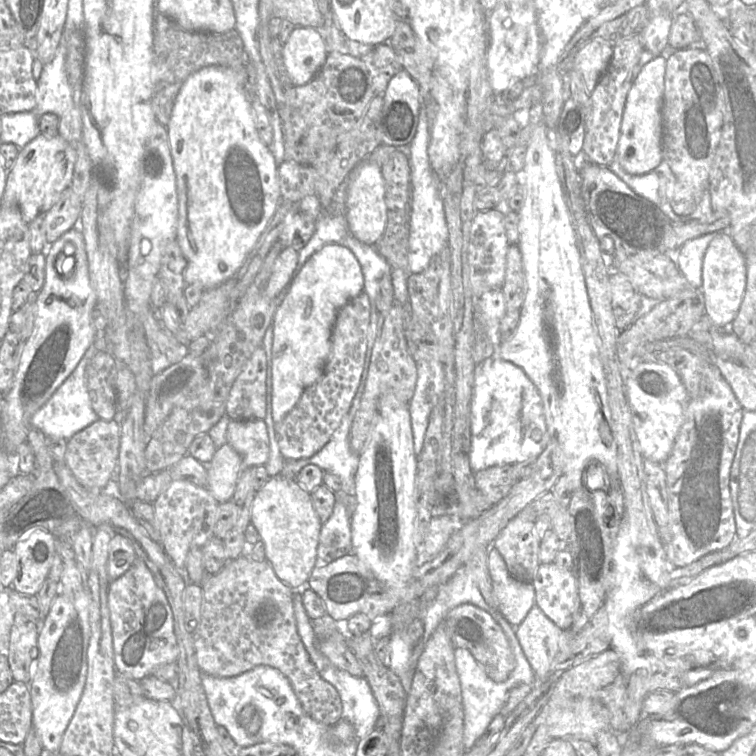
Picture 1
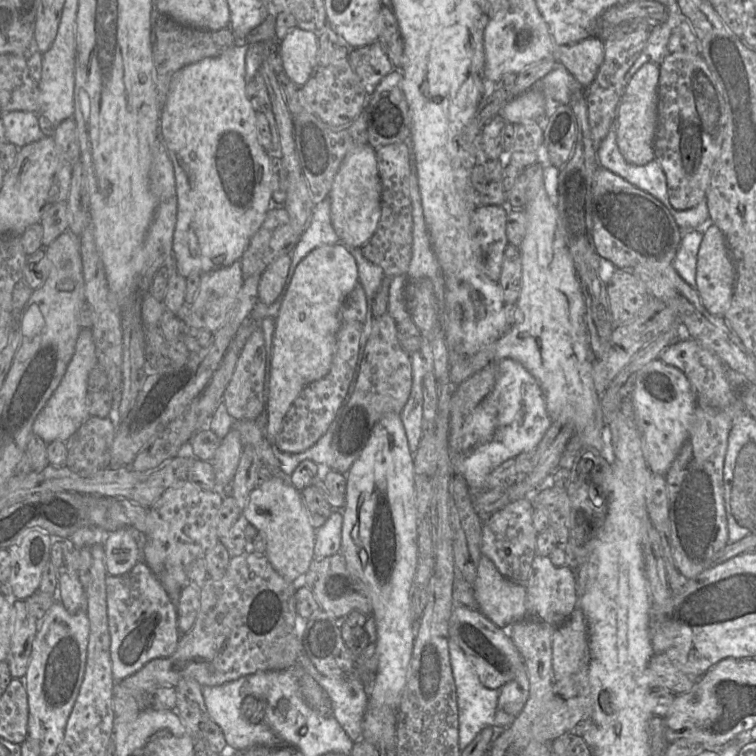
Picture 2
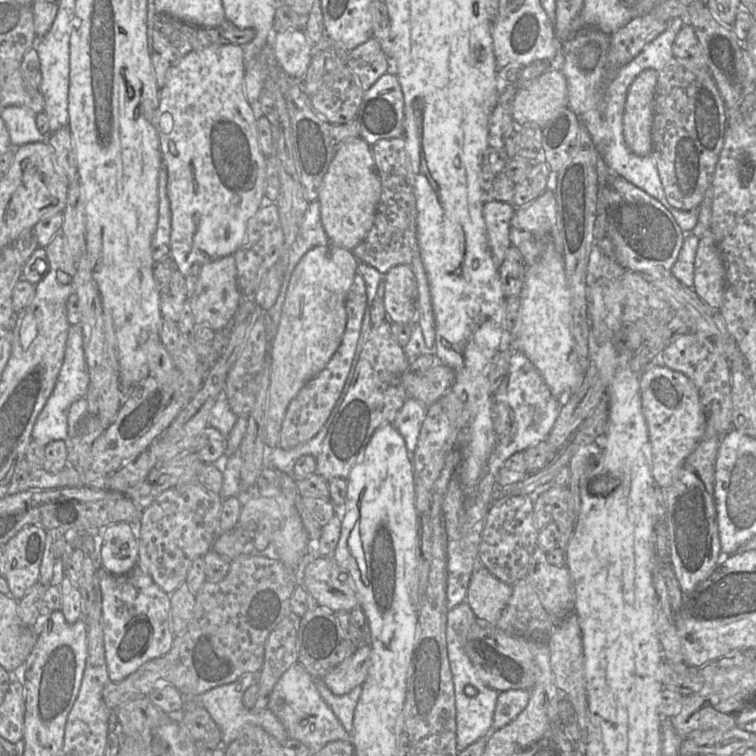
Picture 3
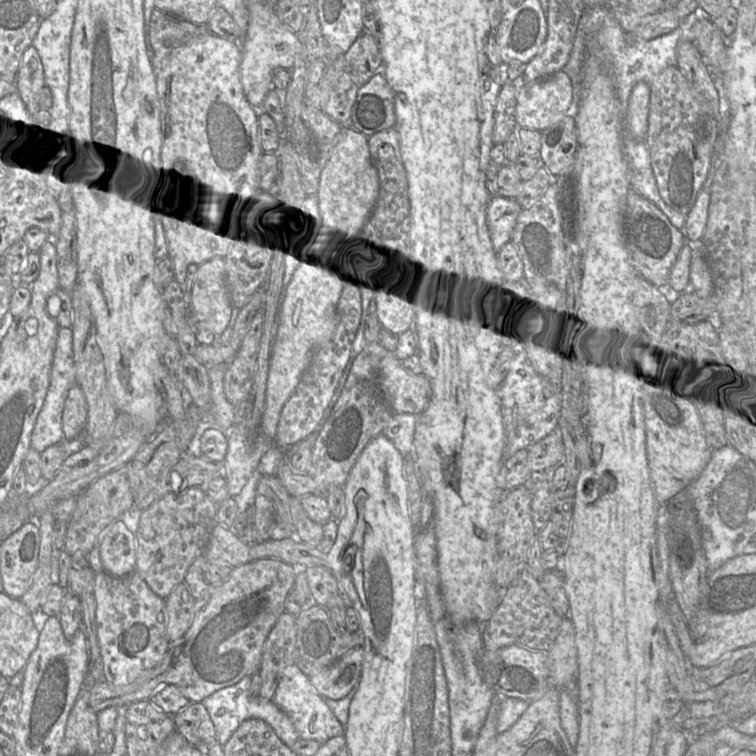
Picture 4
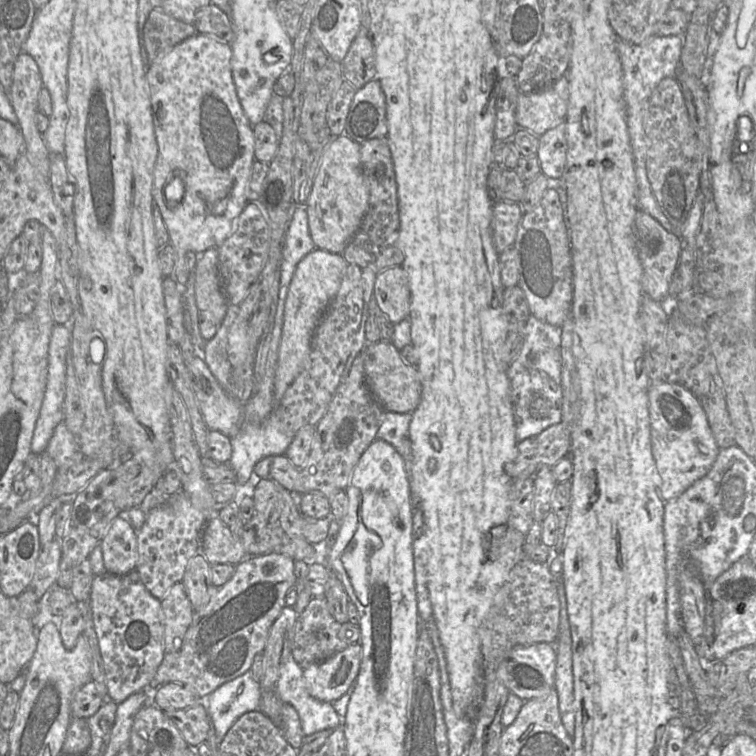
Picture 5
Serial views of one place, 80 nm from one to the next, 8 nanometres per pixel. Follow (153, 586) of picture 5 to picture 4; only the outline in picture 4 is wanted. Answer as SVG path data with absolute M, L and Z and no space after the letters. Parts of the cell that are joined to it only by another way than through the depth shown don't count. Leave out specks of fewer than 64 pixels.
M198 486L184 489L180 493L168 493L141 511L140 522L136 528L136 571L148 587L159 597L165 599L172 590L184 582L191 563L199 556L205 556L211 532L217 523L218 504Z

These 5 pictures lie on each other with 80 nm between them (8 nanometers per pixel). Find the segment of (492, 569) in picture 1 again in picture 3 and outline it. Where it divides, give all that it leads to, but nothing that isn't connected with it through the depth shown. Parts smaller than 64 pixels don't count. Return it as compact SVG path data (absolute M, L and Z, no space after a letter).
M479 564L473 570L465 602L478 621L495 626L512 594L512 585L497 579Z

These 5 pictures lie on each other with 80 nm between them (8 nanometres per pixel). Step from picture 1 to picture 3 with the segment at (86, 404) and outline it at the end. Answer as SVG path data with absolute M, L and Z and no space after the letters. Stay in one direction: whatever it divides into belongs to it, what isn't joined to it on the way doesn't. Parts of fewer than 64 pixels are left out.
M71 325L61 366L54 389L44 408L38 415L32 429L31 439L42 446L53 441L68 441L67 416L70 406L75 401L86 397L89 386L89 372L83 349L83 333L80 325Z

